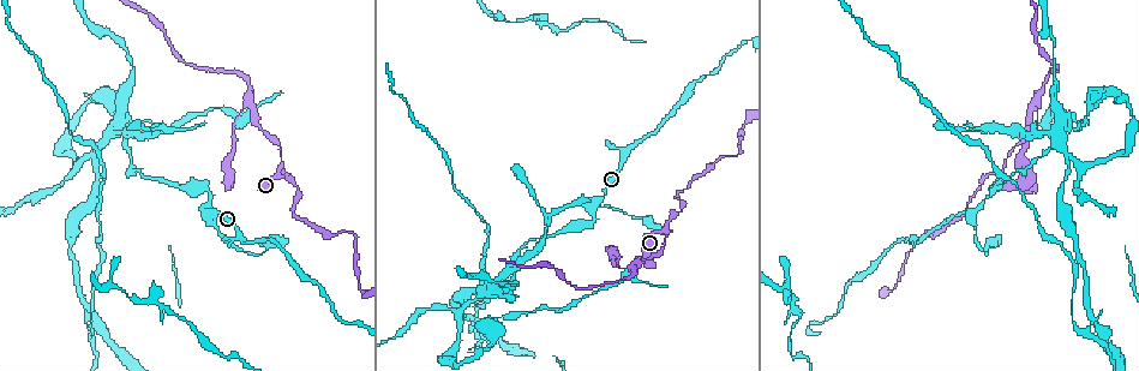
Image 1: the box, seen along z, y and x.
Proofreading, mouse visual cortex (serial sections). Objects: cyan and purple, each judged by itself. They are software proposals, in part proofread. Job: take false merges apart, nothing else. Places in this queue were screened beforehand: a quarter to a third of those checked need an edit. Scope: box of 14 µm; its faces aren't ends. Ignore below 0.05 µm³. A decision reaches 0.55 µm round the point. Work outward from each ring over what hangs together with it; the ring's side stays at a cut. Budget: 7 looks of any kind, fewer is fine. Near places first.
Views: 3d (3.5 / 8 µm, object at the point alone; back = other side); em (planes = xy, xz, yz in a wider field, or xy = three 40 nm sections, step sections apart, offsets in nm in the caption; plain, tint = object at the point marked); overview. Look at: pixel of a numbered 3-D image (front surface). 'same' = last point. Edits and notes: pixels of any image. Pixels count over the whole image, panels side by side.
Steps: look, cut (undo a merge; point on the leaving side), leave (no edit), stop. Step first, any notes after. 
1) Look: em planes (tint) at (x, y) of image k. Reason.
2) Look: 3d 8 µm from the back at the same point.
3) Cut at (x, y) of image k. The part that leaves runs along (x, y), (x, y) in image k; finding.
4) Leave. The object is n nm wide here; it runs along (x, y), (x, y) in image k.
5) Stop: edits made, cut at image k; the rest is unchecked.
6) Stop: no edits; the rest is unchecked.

Look: 3d 3.5 µm at (210, 215) of image 1. A fork.

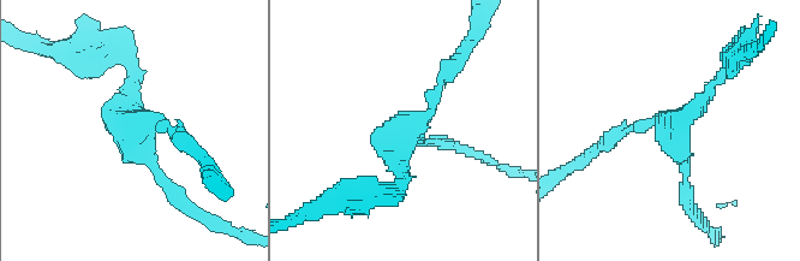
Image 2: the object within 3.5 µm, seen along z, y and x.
Leave. 3 arms meet here; the arms are 150, 150, 150 nm wide; it runs along (616, 134), (678, 123), (727, 67) in image 2; one cell here.

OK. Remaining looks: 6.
Look: 3d 3.5 µm at (986, 176) of image 1.

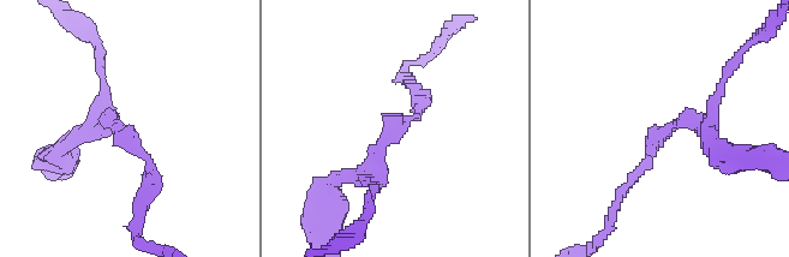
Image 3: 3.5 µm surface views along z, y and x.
Look: em xy step 1 (tint) at (113, 128) of image 3. The arms are 150, 200 nm wide; now the EM.

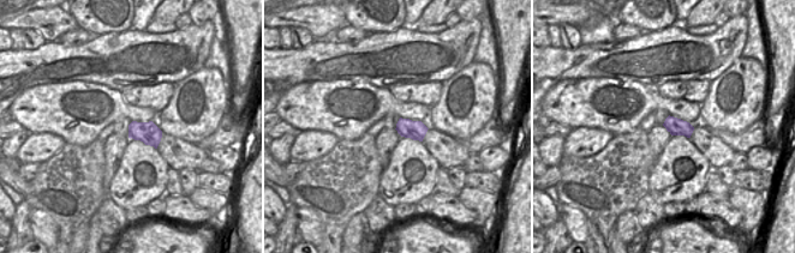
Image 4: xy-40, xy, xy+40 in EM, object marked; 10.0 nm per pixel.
Look: em planes (tint) at the same point.

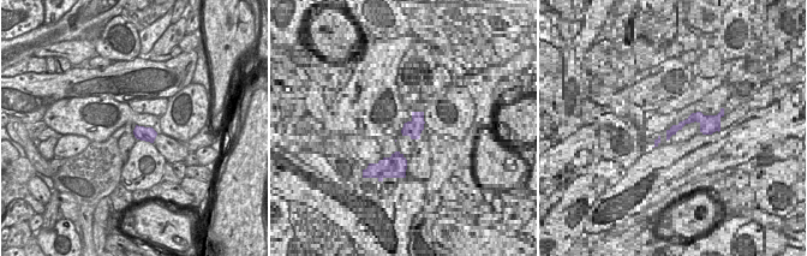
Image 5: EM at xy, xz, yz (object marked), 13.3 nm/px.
Leave. It runs along (336, 181), (376, 167), (420, 96) in image 3; all the same cell.

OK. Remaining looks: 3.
Look: 3d 3.5 µm from the back at (344, 229) of image 1. Thick turns thin.

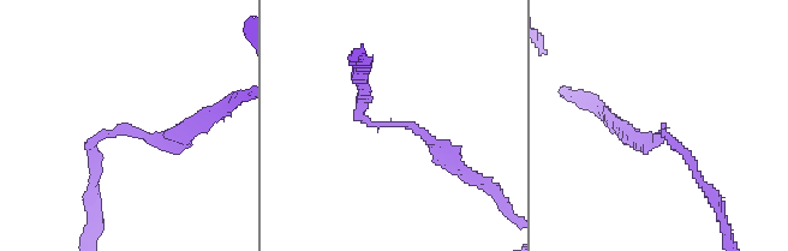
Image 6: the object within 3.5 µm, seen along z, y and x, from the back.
Look: em xy step 3 (tint) at (394, 126) of image 6.

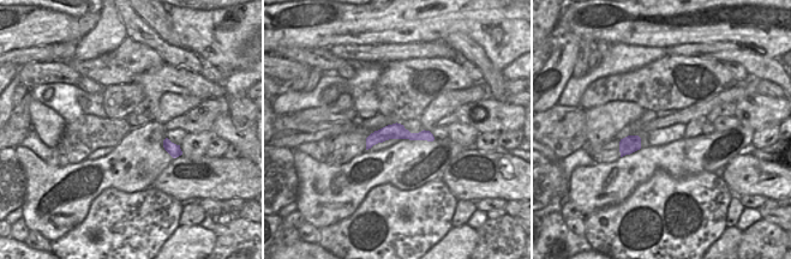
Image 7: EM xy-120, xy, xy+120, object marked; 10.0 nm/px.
Leave. The arms are 150, 200 nm wide; one cell here.

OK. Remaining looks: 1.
Stop: no edits; the rest is unchecked.

